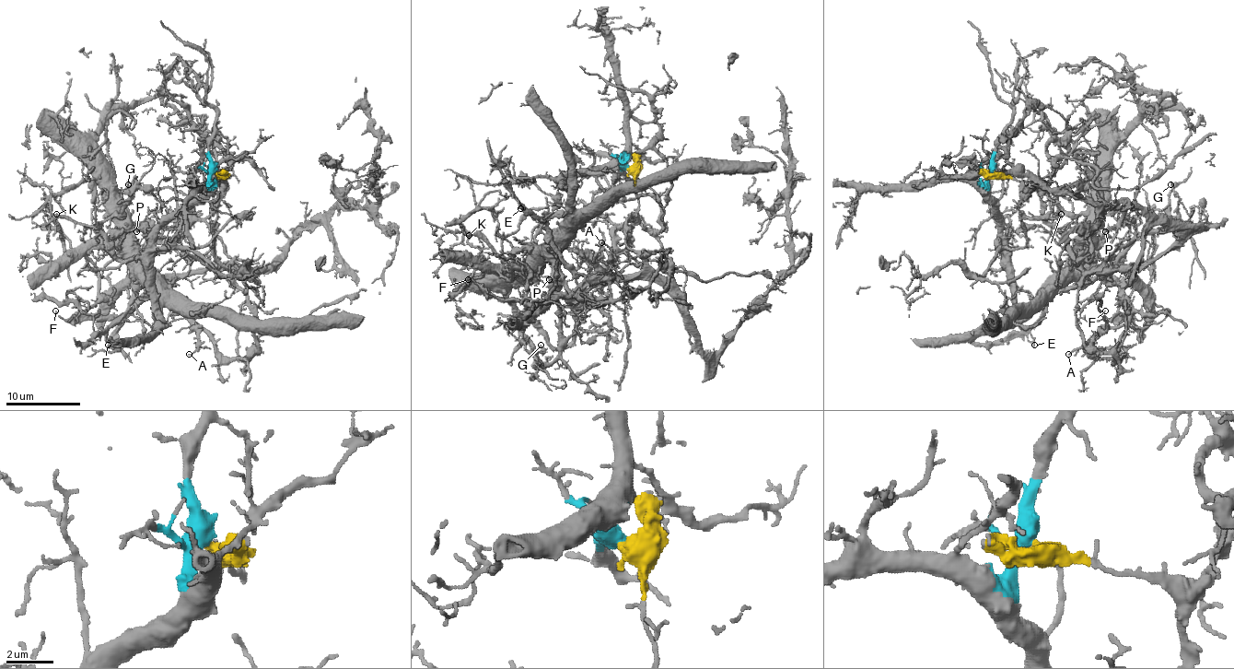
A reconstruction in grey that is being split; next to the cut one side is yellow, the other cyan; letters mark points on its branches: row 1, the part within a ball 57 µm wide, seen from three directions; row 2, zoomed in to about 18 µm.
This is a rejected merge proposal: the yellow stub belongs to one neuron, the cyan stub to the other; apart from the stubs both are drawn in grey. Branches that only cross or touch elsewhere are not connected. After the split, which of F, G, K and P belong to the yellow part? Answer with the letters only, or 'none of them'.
F

